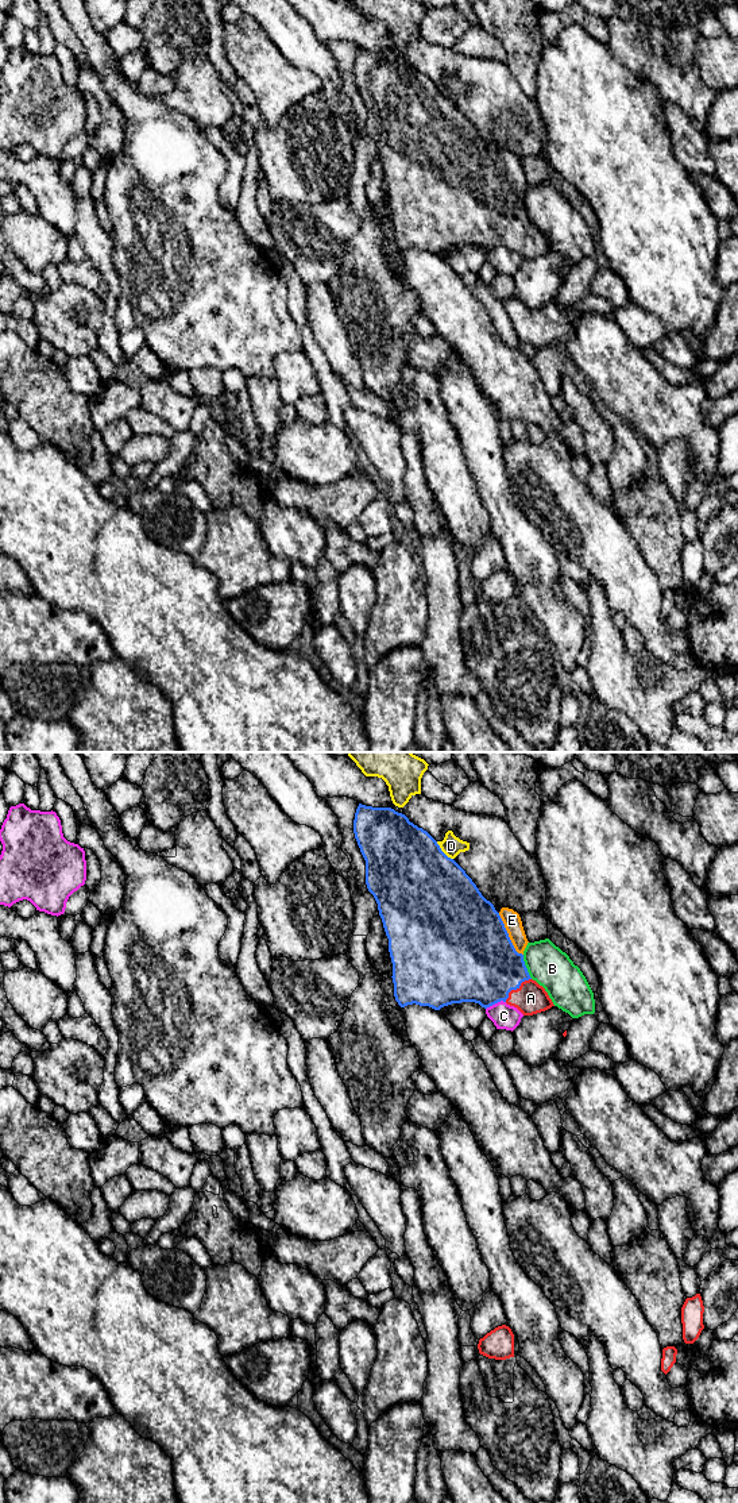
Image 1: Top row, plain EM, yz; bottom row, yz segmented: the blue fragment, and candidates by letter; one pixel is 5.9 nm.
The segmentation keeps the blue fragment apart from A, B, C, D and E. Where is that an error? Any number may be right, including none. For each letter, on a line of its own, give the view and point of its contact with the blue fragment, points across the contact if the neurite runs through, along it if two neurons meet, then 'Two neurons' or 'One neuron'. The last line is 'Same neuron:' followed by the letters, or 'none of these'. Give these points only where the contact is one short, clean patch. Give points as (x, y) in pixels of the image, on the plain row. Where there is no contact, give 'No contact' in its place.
A: Touches blue at yz (516, 232). Path across: yz (482, 209), (516, 232), (530, 242). One neuron
B: Touches blue at yz (525, 211). Two neurons
C: Touches blue at yz (495, 246). Two neurons
D: Touches blue at yz (441, 95). Two neurons
E: Touches blue at yz (507, 178). Path across: yz (468, 193), (507, 178), (507, 168), (512, 164). One neuron
Same neuron: A, E

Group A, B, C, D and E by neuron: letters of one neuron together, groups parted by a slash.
A E / B / C / D

